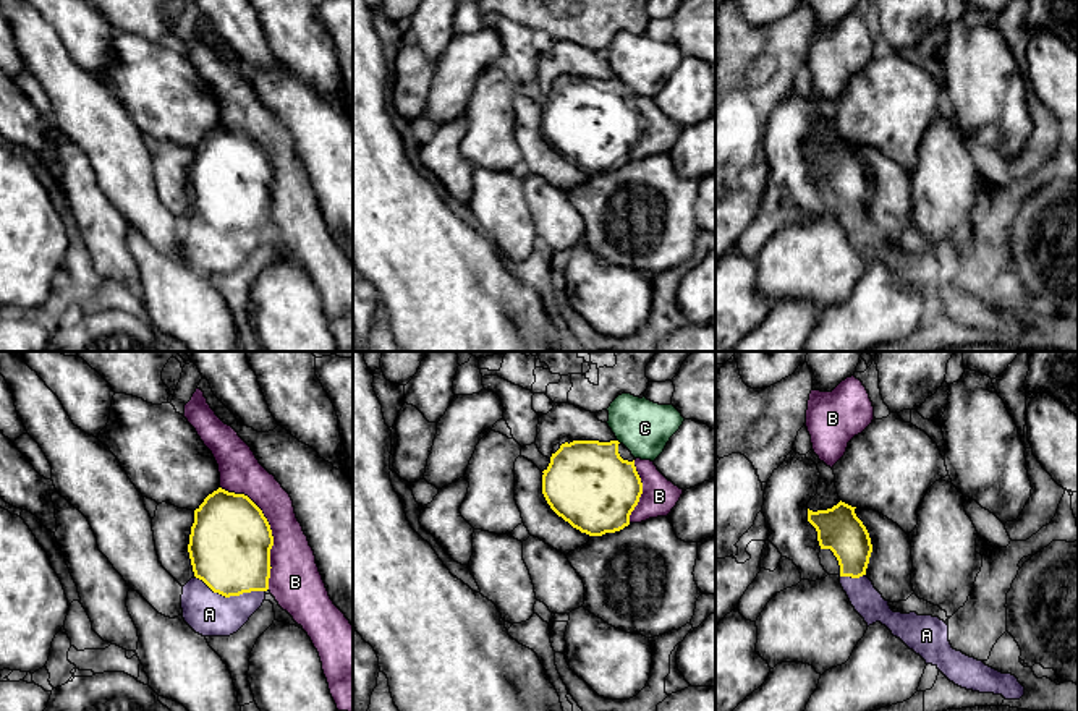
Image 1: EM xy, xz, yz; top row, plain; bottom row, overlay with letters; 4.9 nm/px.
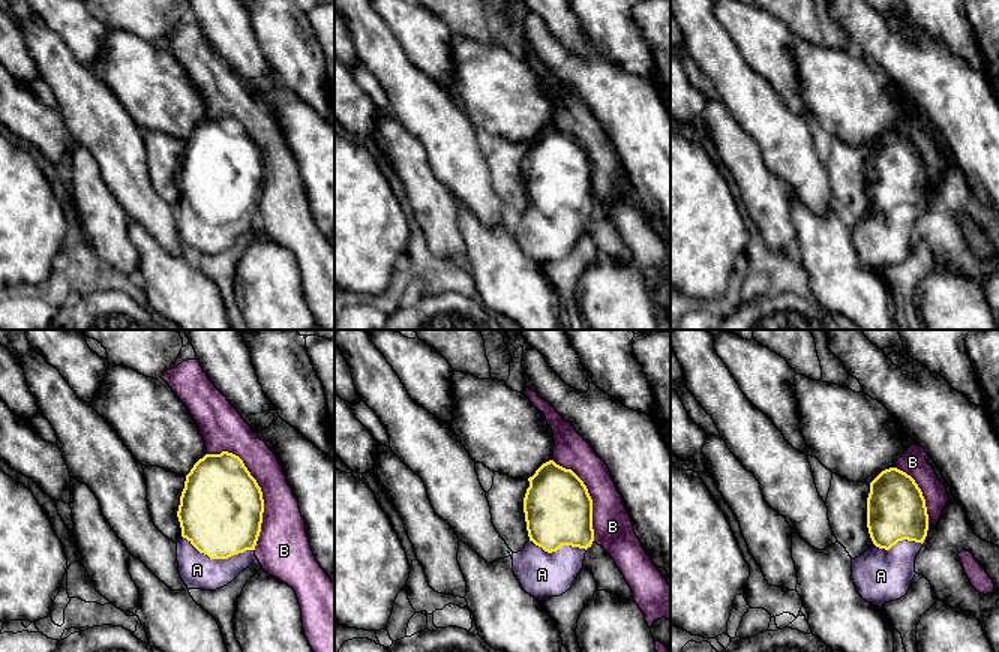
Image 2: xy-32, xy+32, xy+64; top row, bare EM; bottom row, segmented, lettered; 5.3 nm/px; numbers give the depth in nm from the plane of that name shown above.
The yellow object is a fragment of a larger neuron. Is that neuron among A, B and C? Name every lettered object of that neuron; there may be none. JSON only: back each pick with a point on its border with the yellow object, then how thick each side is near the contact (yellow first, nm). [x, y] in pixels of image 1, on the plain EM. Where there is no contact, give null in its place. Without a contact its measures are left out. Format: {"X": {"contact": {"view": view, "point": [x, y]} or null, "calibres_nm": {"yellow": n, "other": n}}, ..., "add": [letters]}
{"A": {"contact": {"view": "xy", "point": [230, 232]}, "calibres_nm": {"yellow": 400, "other": 220}}, "add": ["A"]}

